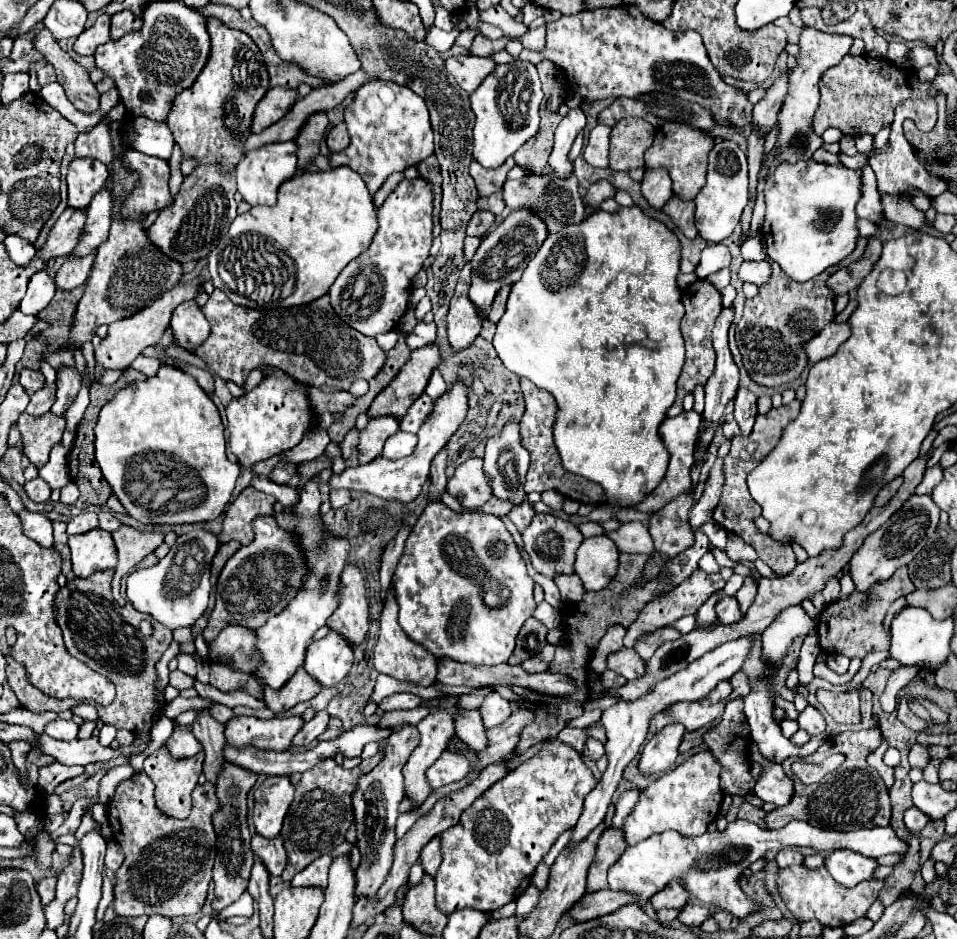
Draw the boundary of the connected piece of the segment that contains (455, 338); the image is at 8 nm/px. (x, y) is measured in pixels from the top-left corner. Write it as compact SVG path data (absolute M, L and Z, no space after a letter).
M466 262L466 266L460 272L456 292L450 300L450 310L448 310L448 340L454 350L468 348L472 340L480 334L482 328L482 316L476 304L472 304L468 296L470 288L470 274L472 274L472 264Z

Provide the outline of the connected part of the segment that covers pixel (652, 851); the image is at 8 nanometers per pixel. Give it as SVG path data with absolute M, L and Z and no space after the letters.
M736 818L726 826L724 832L714 830L714 832L704 832L702 836L682 836L674 830L668 830L650 836L648 840L636 846L628 846L624 856L620 856L620 860L608 870L608 884L610 890L634 894L638 898L638 906L644 906L656 892L664 890L672 880L678 880L684 884L688 894L698 902L712 908L724 908L730 914L744 918L756 910L754 902L740 888L740 878L744 876L744 870L750 868L752 862L764 858L770 850L778 852L782 848L796 848L796 846L804 850L814 848L816 852L848 848L872 858L880 858L886 854L904 854L908 850L908 842L898 838L890 826L888 828L876 826L854 832L836 832L836 830L812 828L810 824L804 822L800 824L790 822L780 830L770 830L770 828L760 828L754 822Z

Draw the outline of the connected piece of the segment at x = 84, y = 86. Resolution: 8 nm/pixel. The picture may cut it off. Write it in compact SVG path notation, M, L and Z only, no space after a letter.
M46 28L38 34L34 46L56 68L60 84L66 90L68 100L76 106L76 110L90 114L100 108L100 92L90 80L90 72L80 66L68 52L62 50Z

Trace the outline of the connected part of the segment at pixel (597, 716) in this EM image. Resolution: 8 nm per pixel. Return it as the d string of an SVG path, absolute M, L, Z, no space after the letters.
M596 708L590 712L584 712L581 717L575 718L567 723L567 726L573 728L584 728L586 726L592 725L601 719L603 710Z

